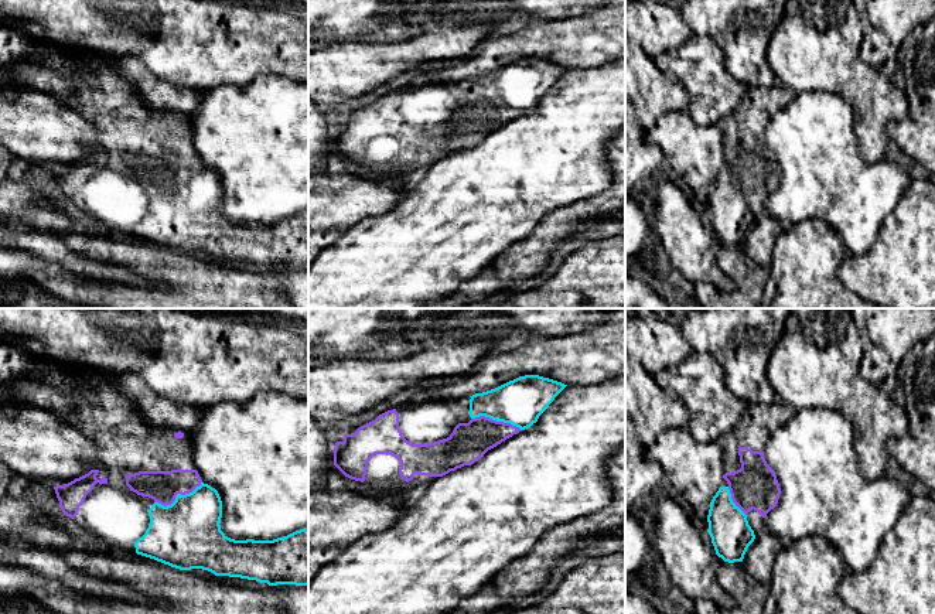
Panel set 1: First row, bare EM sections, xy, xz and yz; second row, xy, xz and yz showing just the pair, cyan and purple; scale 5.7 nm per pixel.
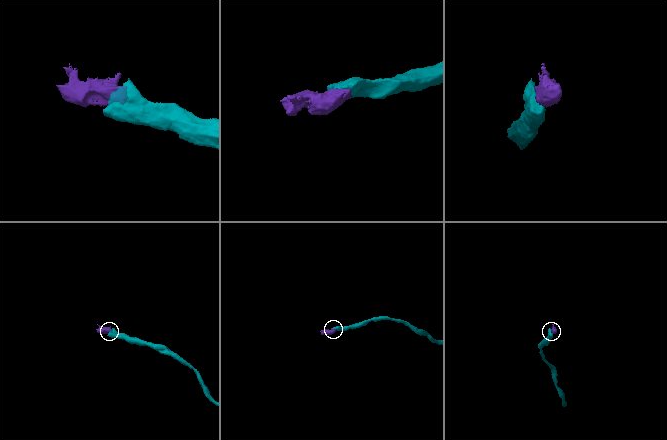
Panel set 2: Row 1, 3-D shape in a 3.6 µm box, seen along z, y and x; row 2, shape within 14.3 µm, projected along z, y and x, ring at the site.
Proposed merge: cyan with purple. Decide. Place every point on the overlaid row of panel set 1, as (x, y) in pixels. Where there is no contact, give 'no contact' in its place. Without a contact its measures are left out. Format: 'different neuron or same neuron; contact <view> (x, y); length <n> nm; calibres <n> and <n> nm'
same neuron; contact xy (177, 495); length 300 nm; calibres 380 and 180 nm

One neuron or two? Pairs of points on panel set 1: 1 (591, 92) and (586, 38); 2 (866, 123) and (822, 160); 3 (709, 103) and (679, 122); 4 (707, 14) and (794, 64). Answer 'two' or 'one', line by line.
1: two
2: two
3: two
4: two

